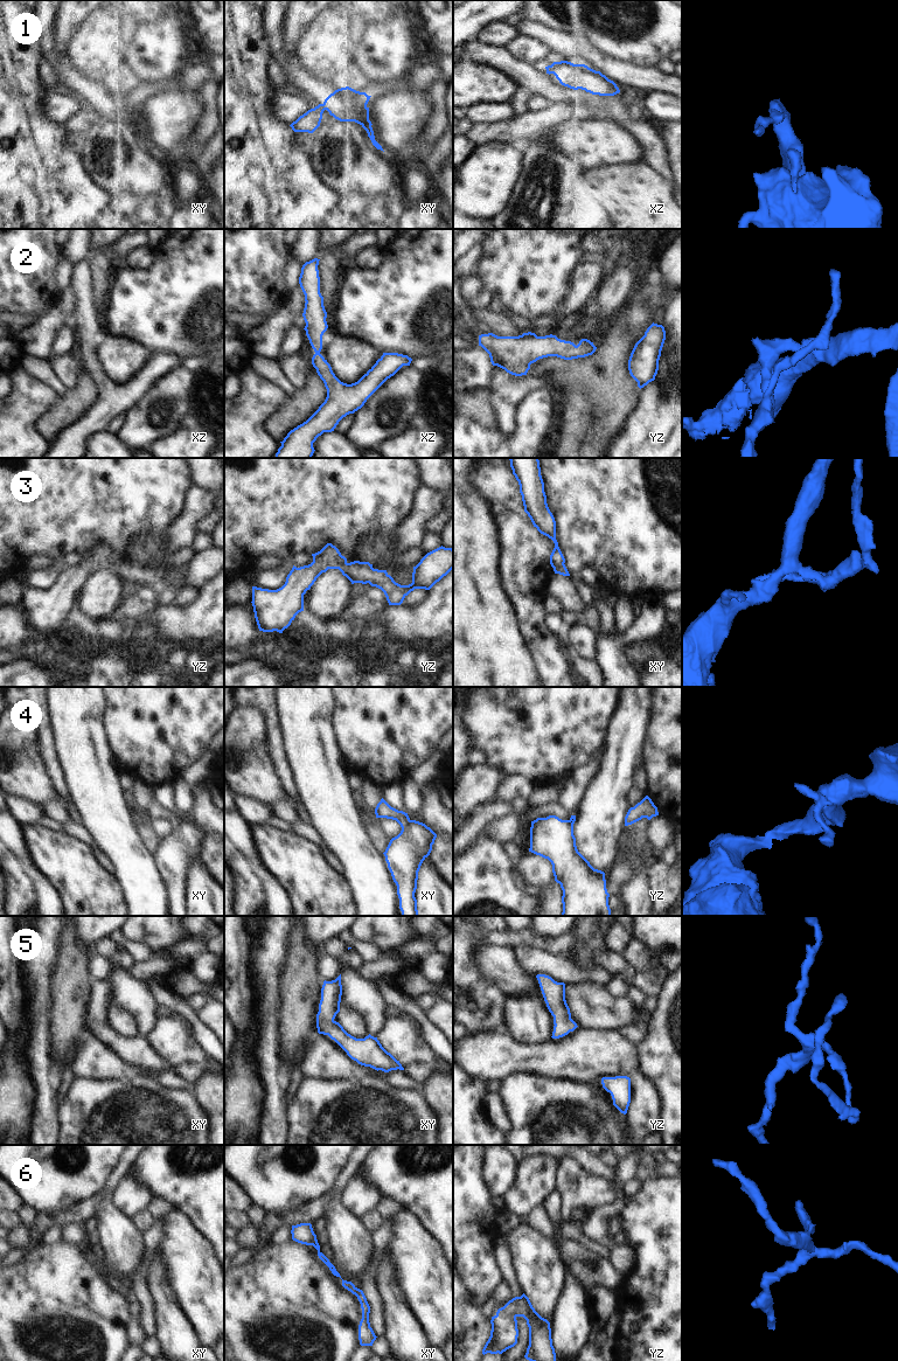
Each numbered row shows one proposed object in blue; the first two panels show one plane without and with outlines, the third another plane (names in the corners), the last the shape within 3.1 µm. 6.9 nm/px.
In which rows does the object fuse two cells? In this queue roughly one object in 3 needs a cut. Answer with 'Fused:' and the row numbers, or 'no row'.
Fused: 1, 3, 4

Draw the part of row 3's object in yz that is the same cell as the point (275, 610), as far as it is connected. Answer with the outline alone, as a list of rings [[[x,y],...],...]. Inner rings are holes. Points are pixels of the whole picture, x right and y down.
[[[332,543],[312,554],[313,562],[292,570],[285,584],[277,590],[252,586],[252,606],[259,631],[283,633],[295,616],[304,611],[304,595],[328,569],[340,569],[347,558]]]

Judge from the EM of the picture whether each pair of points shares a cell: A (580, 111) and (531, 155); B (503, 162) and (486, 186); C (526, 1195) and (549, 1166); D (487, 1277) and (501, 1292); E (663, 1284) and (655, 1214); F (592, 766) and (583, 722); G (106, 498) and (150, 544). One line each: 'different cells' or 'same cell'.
A: different cells
B: same cell
C: same cell
D: different cells
E: same cell
F: different cells
G: different cells

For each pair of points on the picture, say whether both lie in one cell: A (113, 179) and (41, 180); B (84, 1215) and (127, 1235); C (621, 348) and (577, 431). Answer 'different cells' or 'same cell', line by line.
A: different cells
B: different cells
C: same cell

